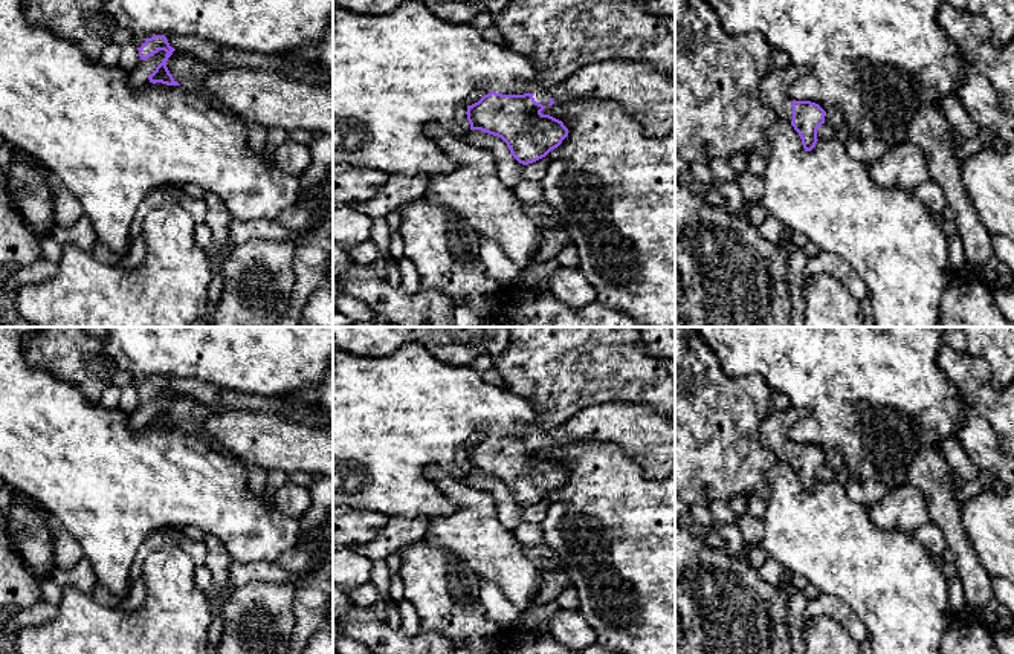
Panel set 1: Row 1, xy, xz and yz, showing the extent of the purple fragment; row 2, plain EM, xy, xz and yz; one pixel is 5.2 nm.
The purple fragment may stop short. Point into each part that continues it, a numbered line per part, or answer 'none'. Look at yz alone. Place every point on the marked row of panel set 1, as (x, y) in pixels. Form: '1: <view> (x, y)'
1: yz (775, 87)

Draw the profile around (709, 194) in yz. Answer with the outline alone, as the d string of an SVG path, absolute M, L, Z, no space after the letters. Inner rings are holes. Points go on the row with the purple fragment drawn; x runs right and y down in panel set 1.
M699 188L698 194L712 206L722 209L725 200L719 194L719 191L713 188Z

